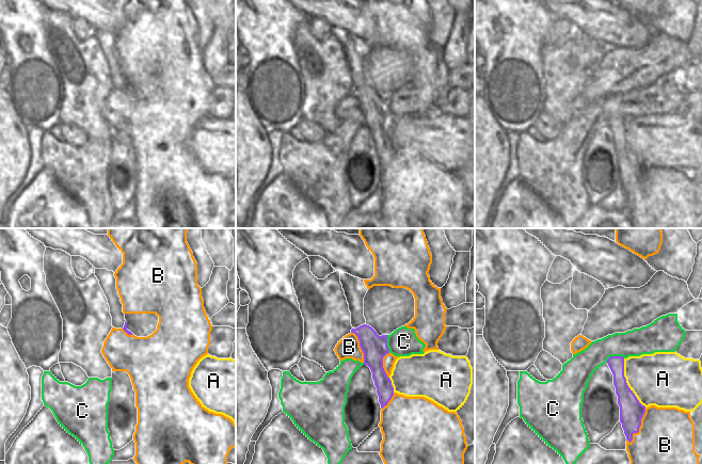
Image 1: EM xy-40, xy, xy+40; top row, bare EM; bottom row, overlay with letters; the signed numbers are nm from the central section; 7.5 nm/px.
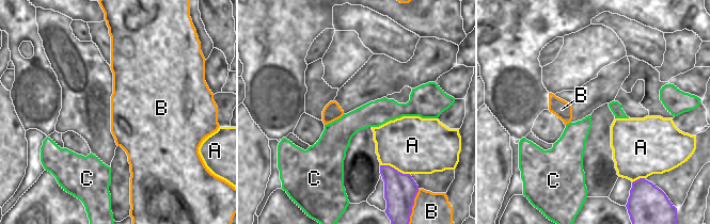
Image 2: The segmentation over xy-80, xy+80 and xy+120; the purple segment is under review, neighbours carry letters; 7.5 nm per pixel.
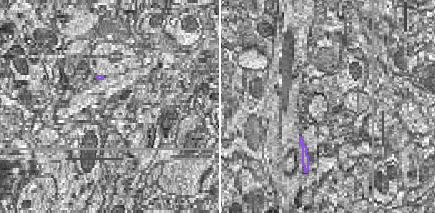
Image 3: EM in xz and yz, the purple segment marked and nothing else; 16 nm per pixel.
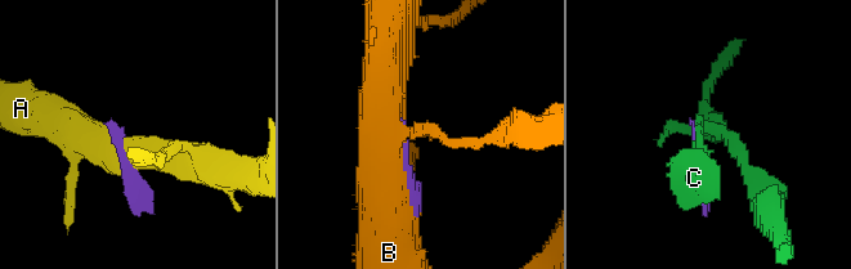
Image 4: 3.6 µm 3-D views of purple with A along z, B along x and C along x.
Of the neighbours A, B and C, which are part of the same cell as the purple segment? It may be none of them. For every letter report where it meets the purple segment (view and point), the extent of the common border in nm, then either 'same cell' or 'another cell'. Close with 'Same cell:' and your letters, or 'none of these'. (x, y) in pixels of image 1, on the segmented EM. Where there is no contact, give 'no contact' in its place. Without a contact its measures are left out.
A: xy+40 (626, 383) | 400 nm | another cell
B: xy+40 (639, 427) | 300 nm | another cell
C: xy+40 (615, 356) | 150 nm | another cell
Same cell: none of these

